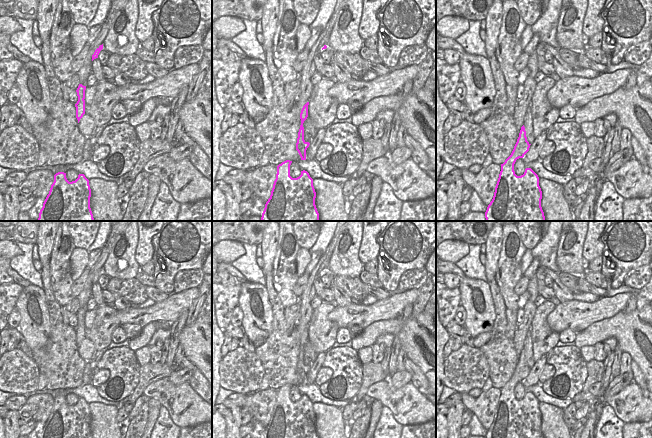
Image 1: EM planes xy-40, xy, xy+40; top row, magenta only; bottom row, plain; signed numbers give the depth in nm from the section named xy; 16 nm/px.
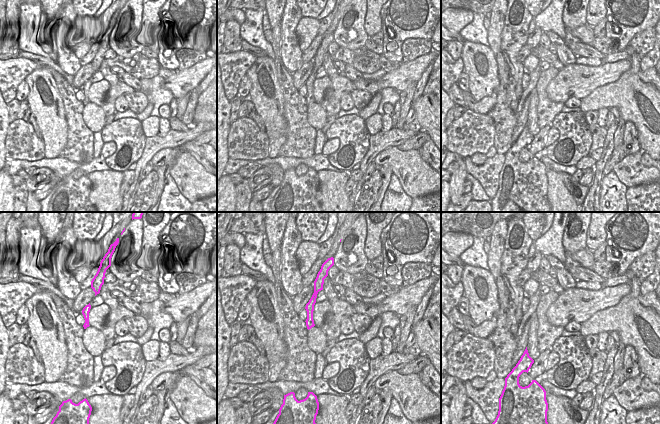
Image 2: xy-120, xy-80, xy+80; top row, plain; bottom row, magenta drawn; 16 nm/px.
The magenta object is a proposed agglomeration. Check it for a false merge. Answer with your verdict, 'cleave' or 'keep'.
keep

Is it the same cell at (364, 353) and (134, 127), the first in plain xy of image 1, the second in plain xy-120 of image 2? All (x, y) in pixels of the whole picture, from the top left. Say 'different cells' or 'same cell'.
different cells

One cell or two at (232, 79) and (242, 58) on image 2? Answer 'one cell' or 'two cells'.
one cell

